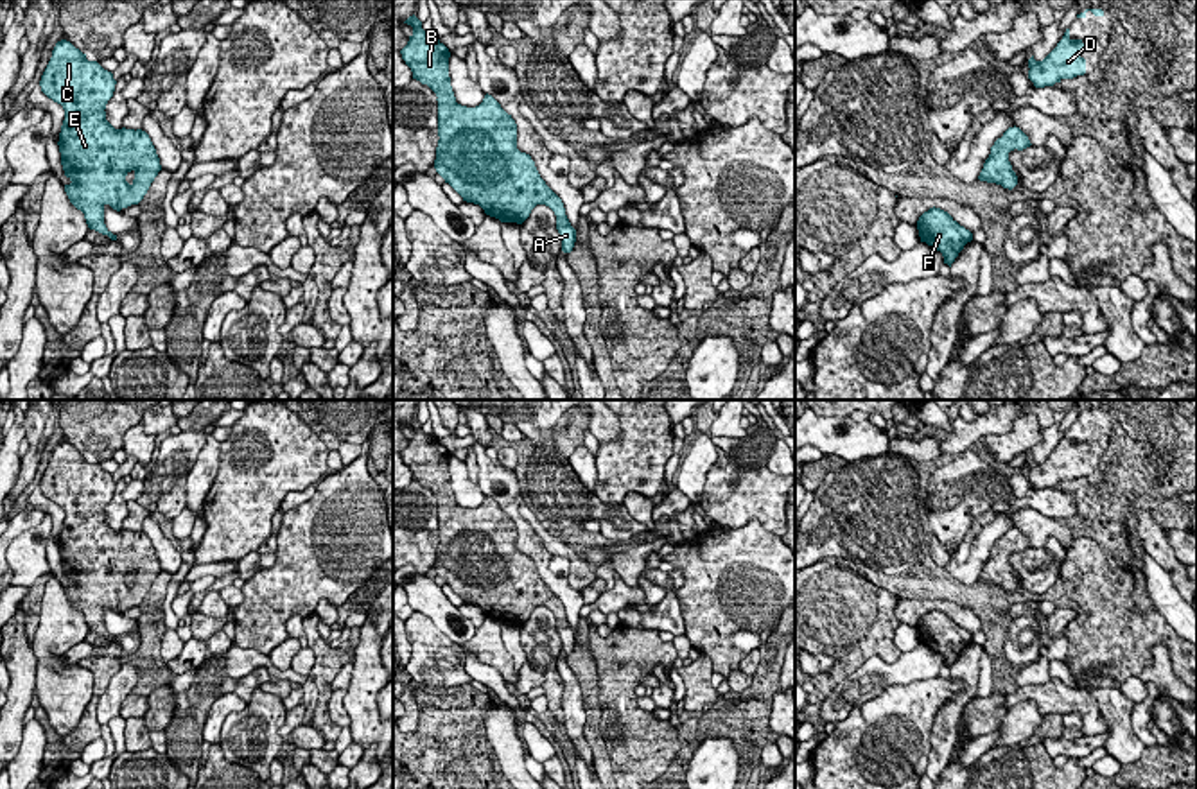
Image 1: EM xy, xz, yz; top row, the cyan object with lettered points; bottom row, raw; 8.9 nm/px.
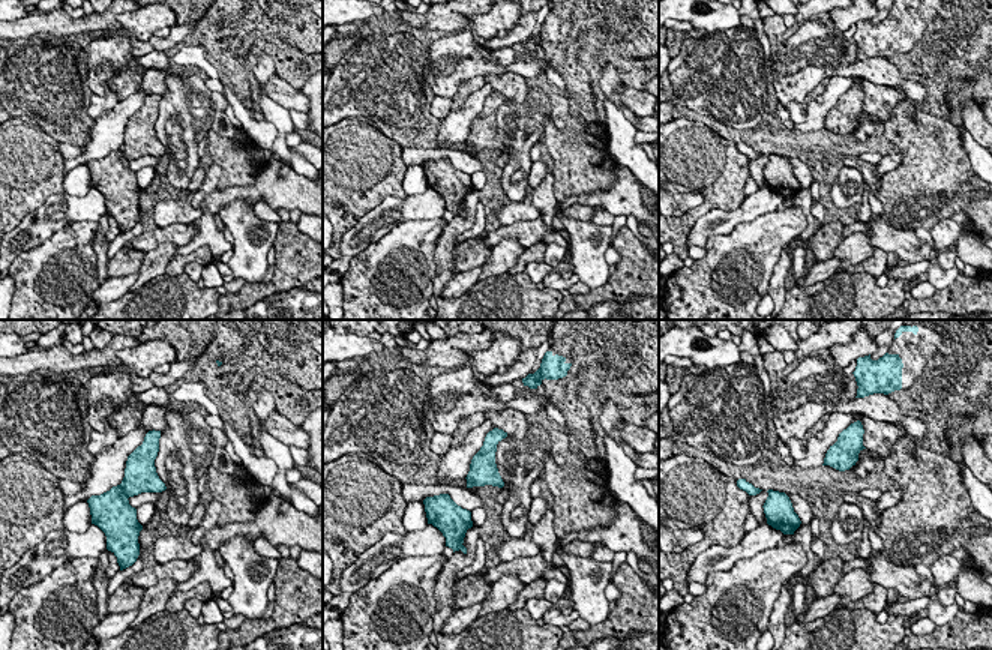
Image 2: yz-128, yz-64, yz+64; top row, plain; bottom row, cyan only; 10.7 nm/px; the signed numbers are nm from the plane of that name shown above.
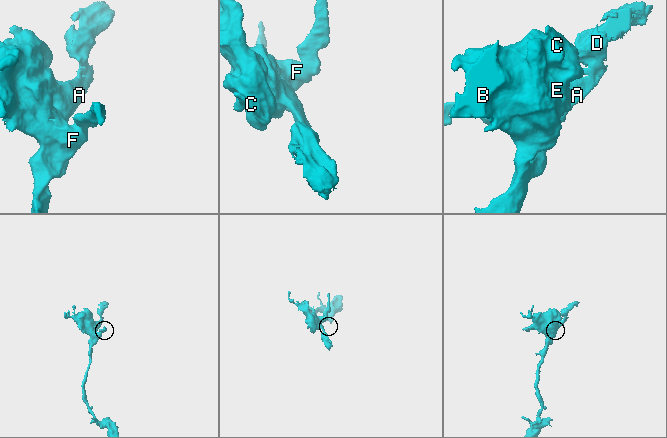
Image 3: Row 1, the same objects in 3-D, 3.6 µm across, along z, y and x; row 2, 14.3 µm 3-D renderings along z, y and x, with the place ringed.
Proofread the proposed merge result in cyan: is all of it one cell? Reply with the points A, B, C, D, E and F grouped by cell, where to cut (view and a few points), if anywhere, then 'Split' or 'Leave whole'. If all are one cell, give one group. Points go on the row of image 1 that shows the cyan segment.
Groups: A B C D E F. No split. Leave whole

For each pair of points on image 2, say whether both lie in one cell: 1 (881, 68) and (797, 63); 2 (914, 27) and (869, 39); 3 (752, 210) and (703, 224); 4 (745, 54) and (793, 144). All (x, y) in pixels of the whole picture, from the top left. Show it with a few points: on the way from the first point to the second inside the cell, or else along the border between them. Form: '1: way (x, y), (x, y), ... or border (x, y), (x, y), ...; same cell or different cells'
1: way (860, 69), (845, 69), (832, 62), (818, 62); same cell
2: way (904, 27), (892, 36), (880, 36); same cell
3: way (740, 215), (715, 219); same cell
4: way (745, 78), (745, 102), (769, 126); same cell

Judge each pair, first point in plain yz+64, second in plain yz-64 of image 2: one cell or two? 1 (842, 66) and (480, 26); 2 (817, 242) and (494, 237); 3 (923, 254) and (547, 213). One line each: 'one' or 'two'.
1: two
2: two
3: two

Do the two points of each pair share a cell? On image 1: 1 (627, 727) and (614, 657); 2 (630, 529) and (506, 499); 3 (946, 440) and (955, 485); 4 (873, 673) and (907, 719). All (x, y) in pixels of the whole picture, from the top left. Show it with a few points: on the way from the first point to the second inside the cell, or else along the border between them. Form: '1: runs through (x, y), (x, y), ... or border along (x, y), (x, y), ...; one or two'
1: runs through (620, 709), (618, 675); one
2: border along (512, 470), (523, 494); two
3: border along (973, 445), (961, 454); two
4: border along (926, 680), (891, 684), (849, 714); two

